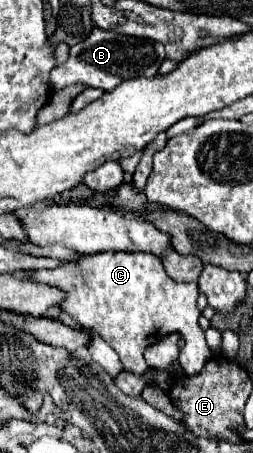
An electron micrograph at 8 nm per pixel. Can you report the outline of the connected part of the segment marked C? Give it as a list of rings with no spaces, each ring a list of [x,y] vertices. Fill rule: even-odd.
[[[106,251],[82,255],[76,261],[62,261],[56,269],[26,271],[24,277],[34,283],[62,289],[66,299],[60,303],[60,311],[70,315],[80,327],[98,333],[118,353],[126,371],[142,375],[149,367],[144,359],[144,349],[168,333],[180,333],[186,341],[178,357],[186,376],[199,373],[212,357],[204,339],[204,329],[198,325],[198,285],[176,283],[170,279],[162,261],[152,253]]]

